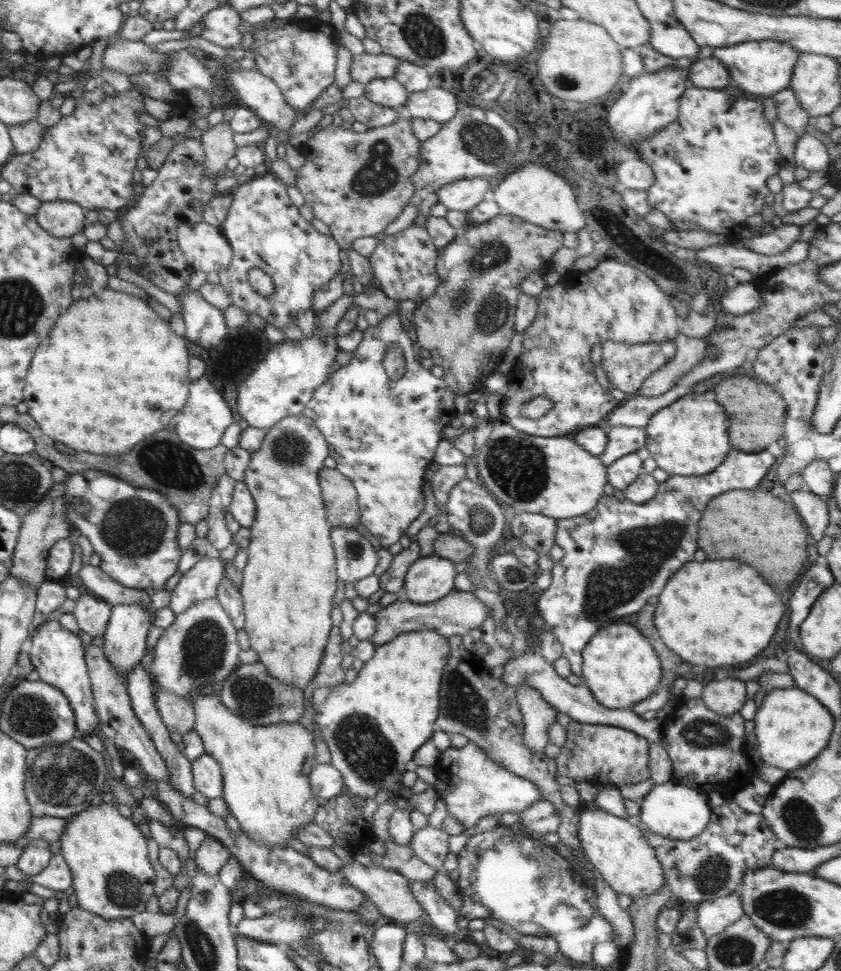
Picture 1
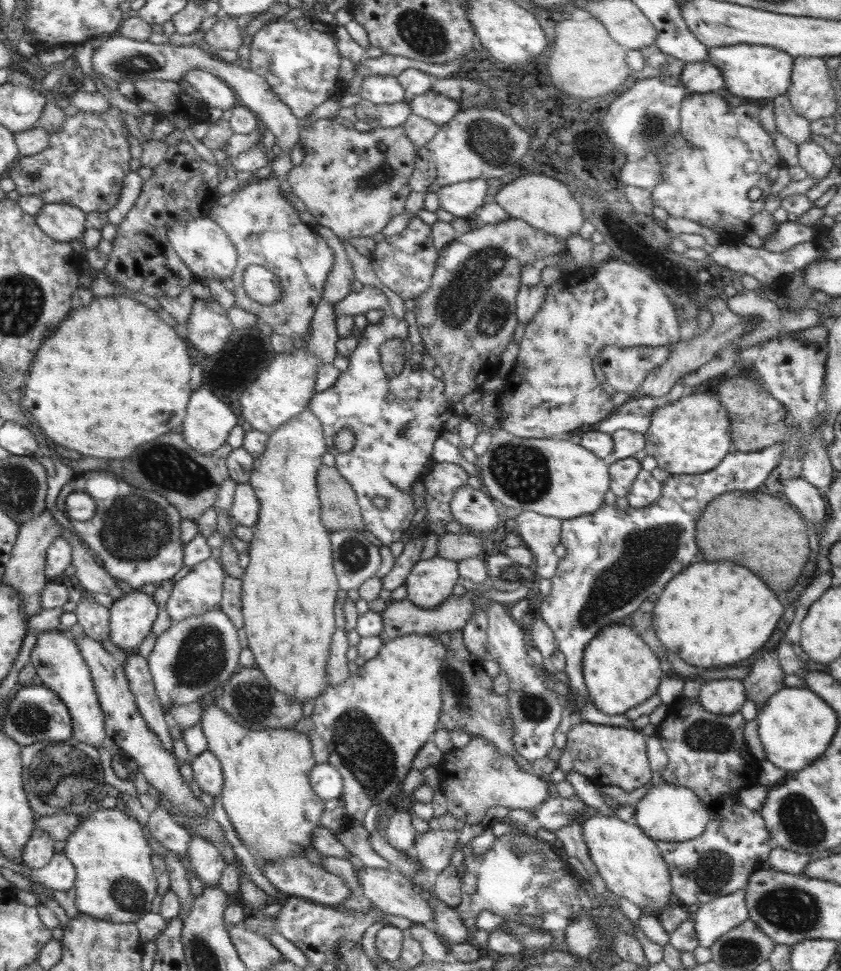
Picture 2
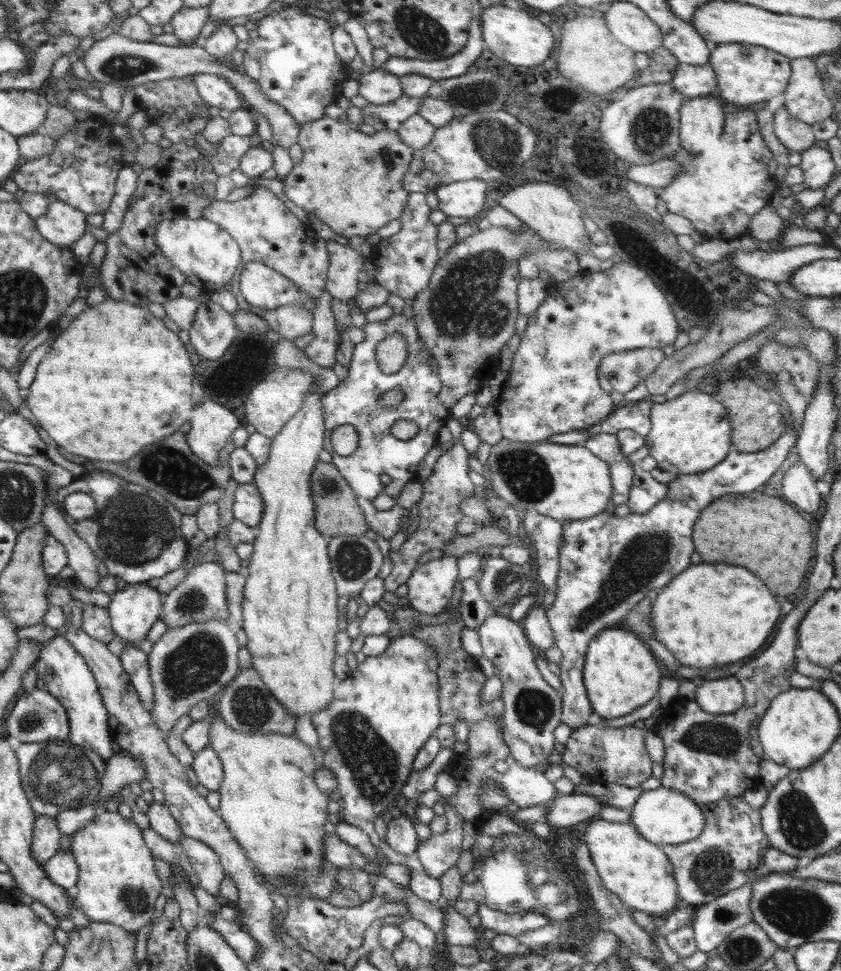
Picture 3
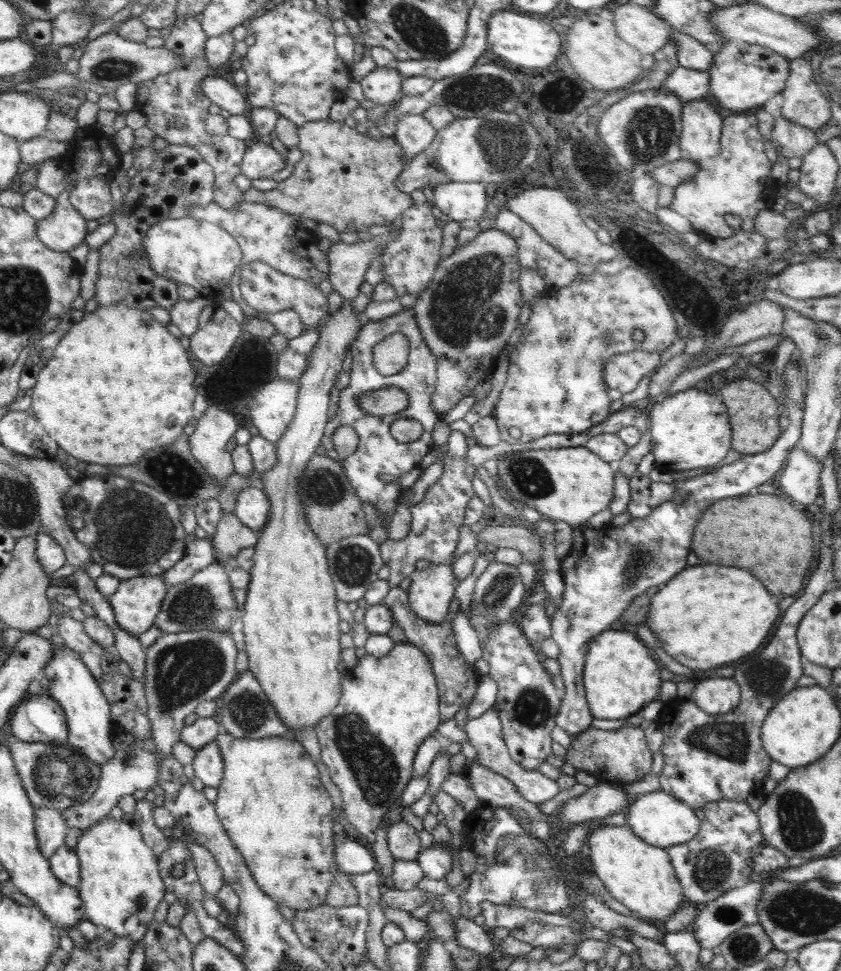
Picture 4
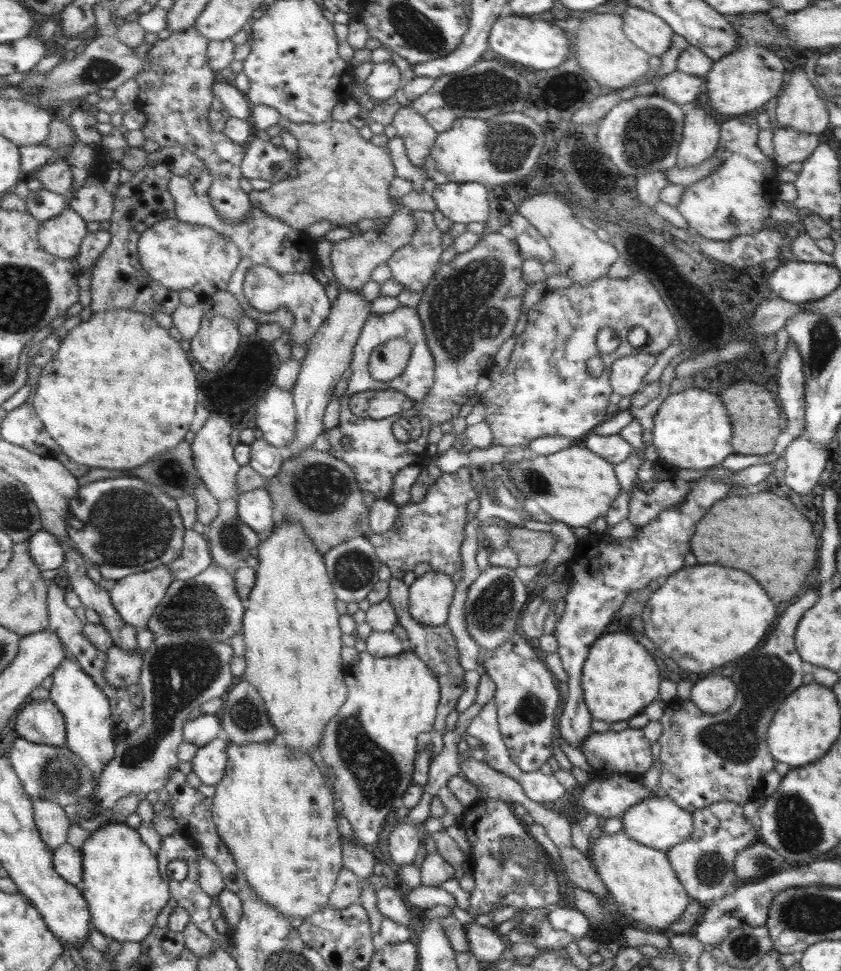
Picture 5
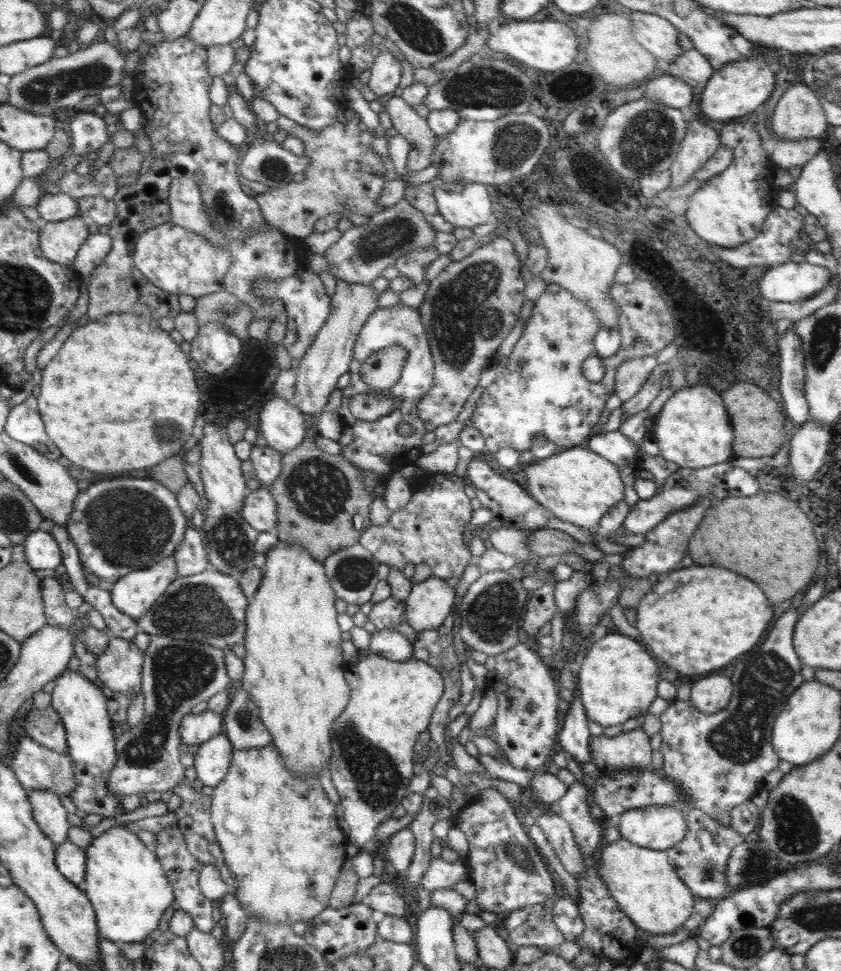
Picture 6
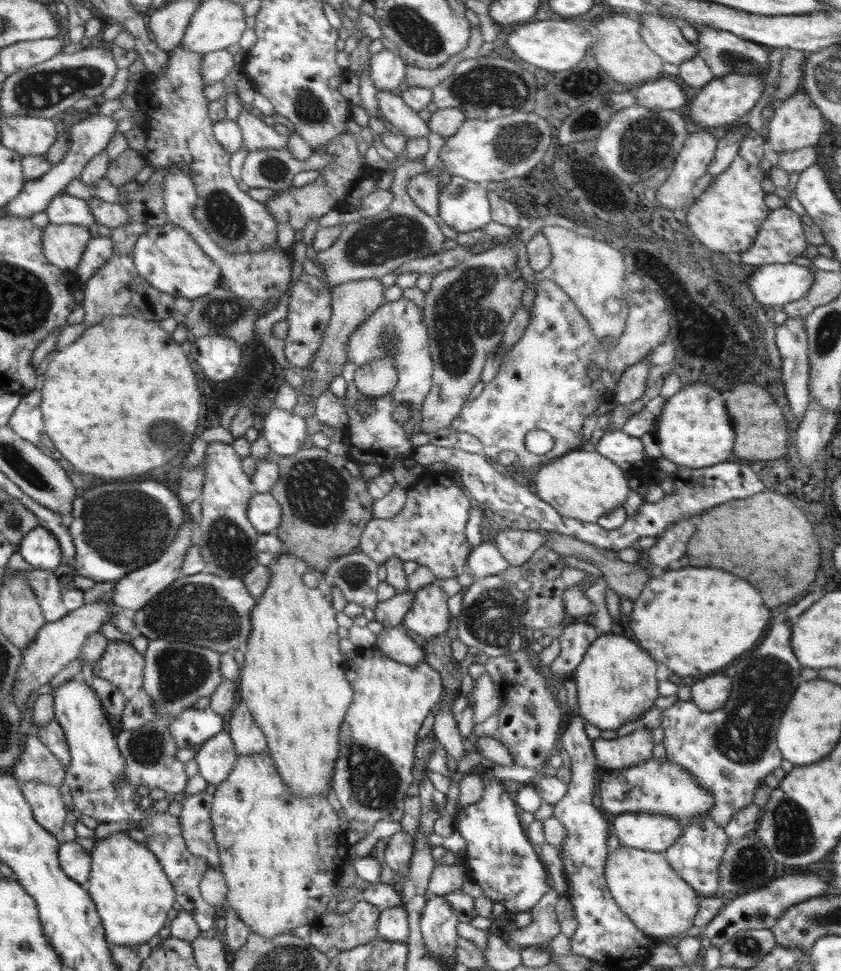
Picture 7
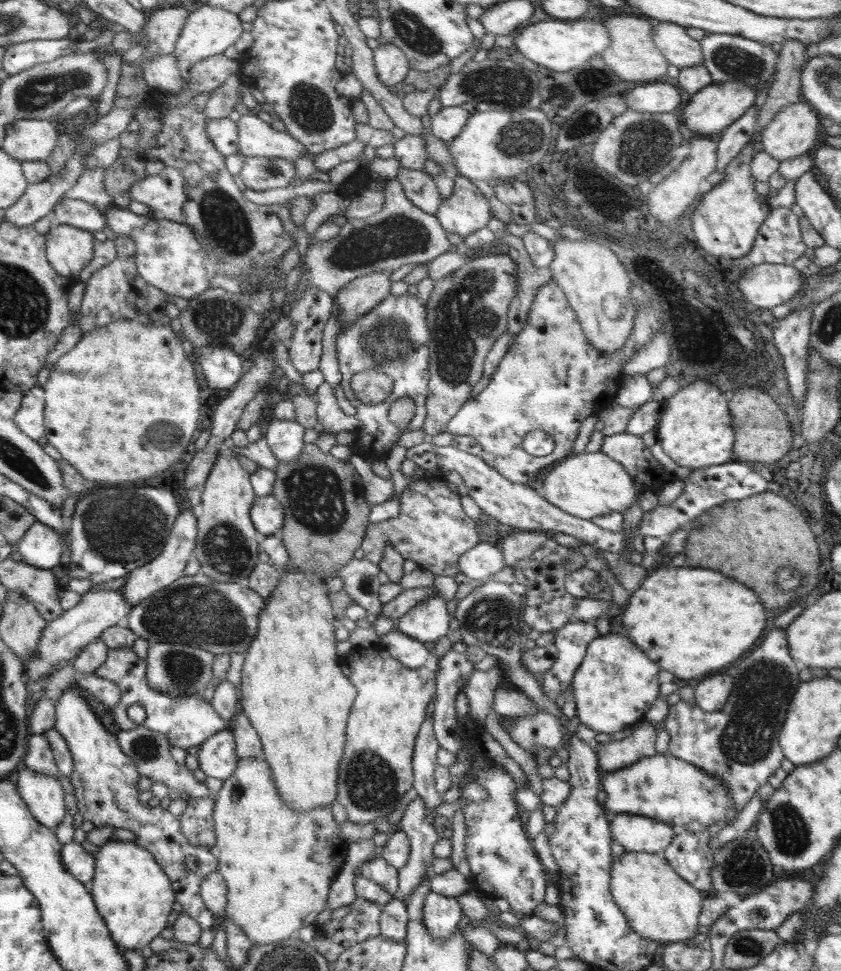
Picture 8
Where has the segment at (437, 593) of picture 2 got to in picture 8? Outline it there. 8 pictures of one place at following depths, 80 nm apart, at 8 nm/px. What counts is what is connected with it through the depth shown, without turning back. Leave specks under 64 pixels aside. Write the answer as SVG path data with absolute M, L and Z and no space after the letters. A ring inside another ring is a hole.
M430 595L396 621L396 628L418 642L436 643L448 634L450 613L441 595Z

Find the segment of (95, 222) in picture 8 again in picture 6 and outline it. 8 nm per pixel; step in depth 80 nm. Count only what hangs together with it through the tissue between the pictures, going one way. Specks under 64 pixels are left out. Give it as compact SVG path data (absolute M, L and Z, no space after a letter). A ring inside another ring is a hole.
M46 193L39 198L35 207L40 213L42 223L81 217L77 199L68 196L66 193Z

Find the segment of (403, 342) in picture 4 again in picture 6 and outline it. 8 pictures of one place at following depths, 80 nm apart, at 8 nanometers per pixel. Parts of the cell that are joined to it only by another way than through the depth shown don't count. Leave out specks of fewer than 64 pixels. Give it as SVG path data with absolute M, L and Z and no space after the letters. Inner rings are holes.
M400 345L382 348L362 364L358 373L360 380L374 393L382 394L382 390L388 390L398 382L408 356L408 351Z

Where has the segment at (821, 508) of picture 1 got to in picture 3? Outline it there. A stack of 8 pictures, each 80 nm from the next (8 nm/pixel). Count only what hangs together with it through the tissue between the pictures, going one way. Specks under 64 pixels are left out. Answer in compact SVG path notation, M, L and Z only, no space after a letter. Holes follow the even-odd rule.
M801 460L791 462L782 480L782 494L786 500L796 504L802 512L816 514L822 502L822 496L816 487L817 481L818 479L814 478Z

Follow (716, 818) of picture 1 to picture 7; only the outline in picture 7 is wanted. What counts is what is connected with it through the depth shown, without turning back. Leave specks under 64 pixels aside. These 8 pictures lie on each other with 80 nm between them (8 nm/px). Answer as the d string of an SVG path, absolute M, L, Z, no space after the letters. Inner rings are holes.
M710 816L686 821L682 823L681 827L682 834L678 841L664 852L666 861L669 862L674 872L682 878L682 881L694 888L694 891L700 896L714 897L720 895L718 867L720 867L720 861L724 857L726 844L730 840L726 831L717 825Z

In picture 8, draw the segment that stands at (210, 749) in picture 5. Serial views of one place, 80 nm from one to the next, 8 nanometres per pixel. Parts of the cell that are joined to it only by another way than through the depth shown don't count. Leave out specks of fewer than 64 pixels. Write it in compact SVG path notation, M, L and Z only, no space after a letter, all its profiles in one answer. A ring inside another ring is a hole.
M229 728L207 738L198 751L199 767L206 776L225 781L236 770L239 756L235 751L235 738Z

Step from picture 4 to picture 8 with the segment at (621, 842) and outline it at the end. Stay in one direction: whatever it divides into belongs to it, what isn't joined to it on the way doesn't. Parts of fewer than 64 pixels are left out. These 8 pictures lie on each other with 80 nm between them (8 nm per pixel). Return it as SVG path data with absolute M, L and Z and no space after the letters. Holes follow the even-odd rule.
M624 852L622 856L614 857L610 877L612 877L610 889L614 903L622 910L628 926L635 933L638 933L641 937L658 941L662 945L676 941L685 942L692 937L701 938L700 933L698 933L698 926L700 926L699 916L702 912L705 894L680 878L661 854Z

